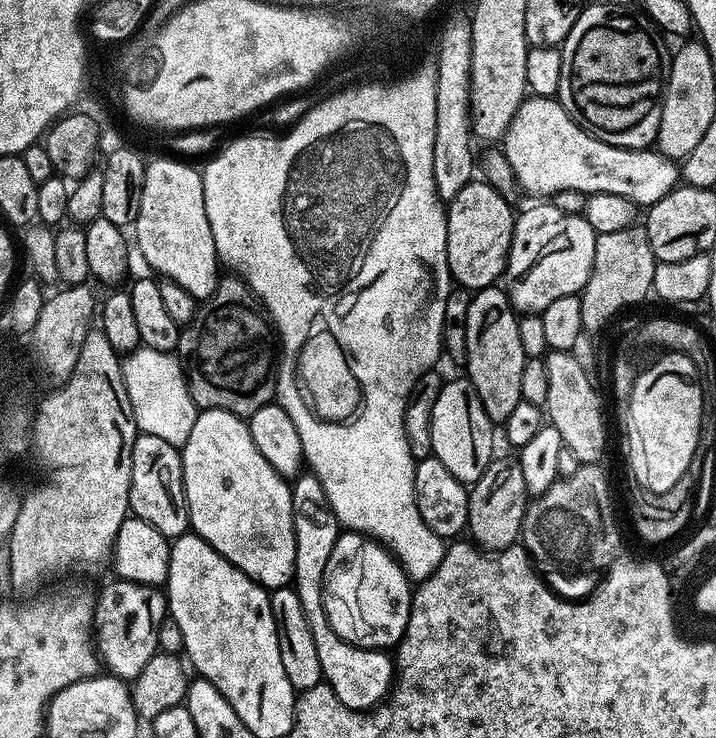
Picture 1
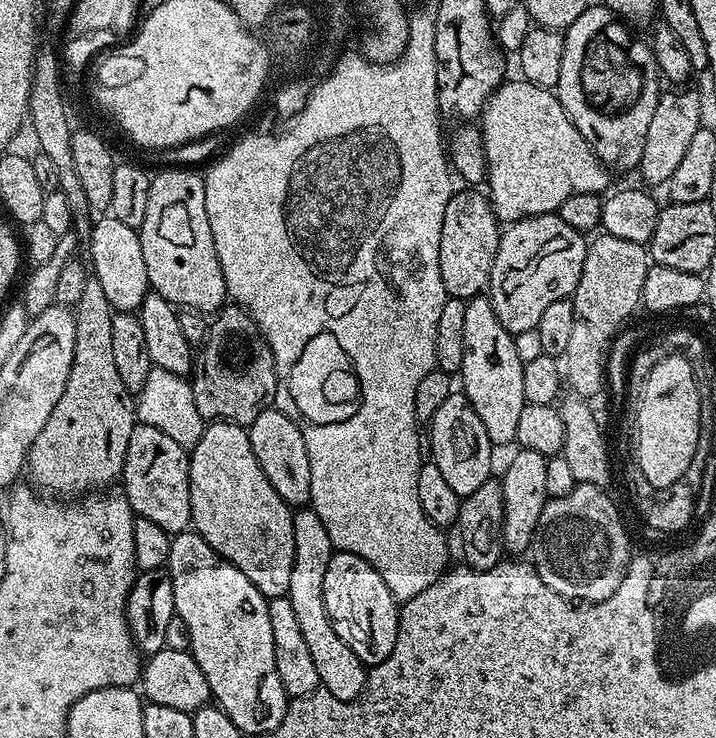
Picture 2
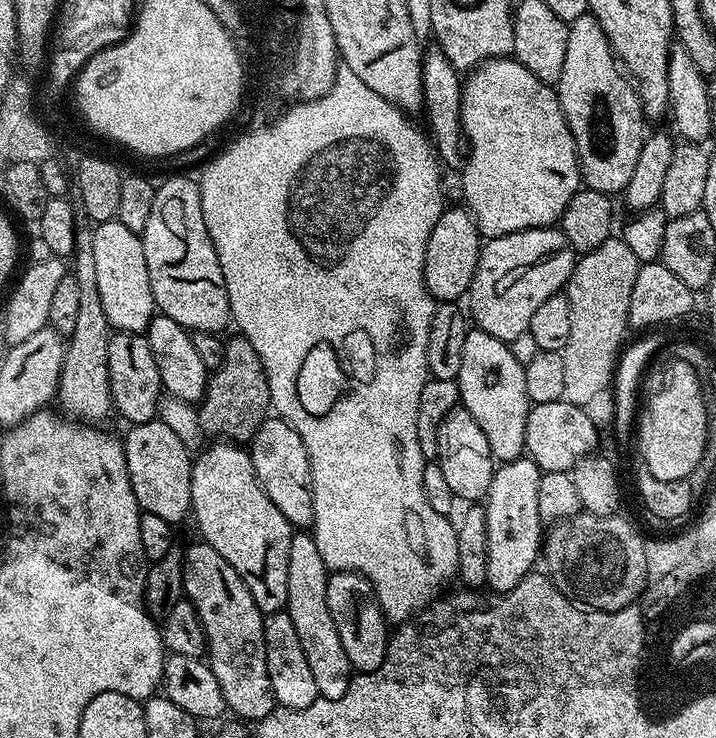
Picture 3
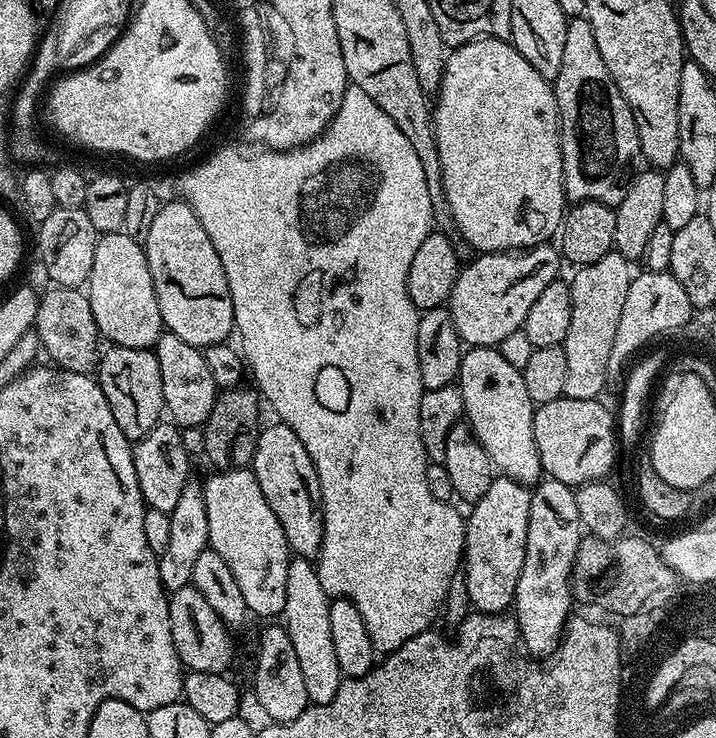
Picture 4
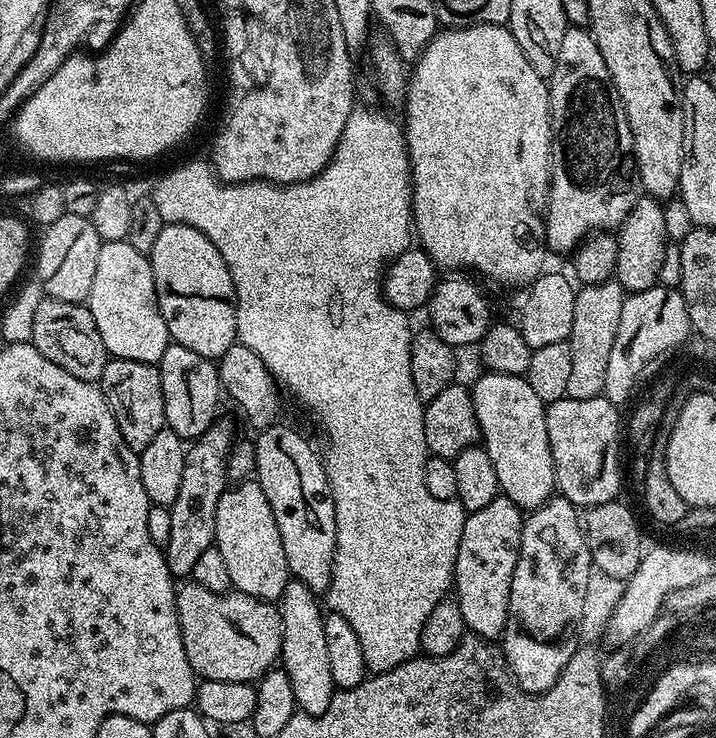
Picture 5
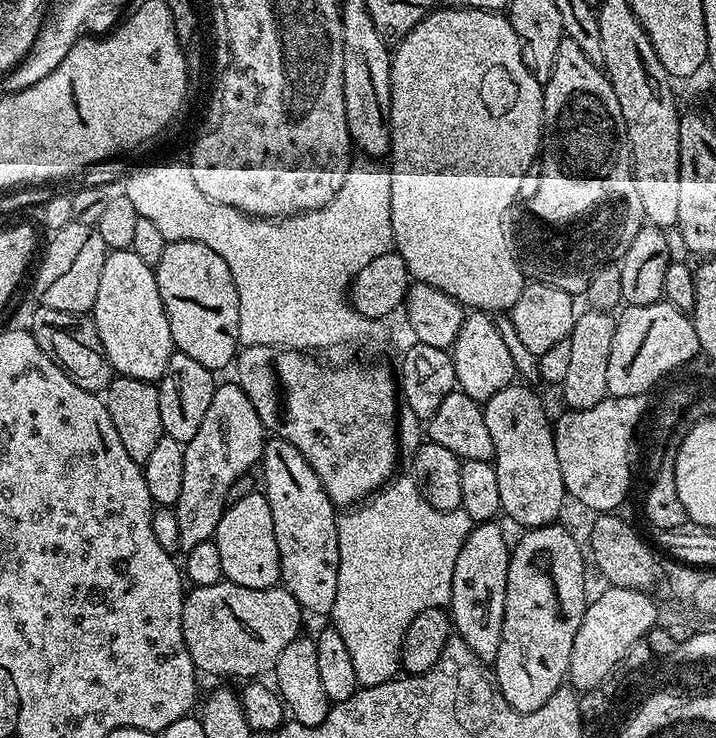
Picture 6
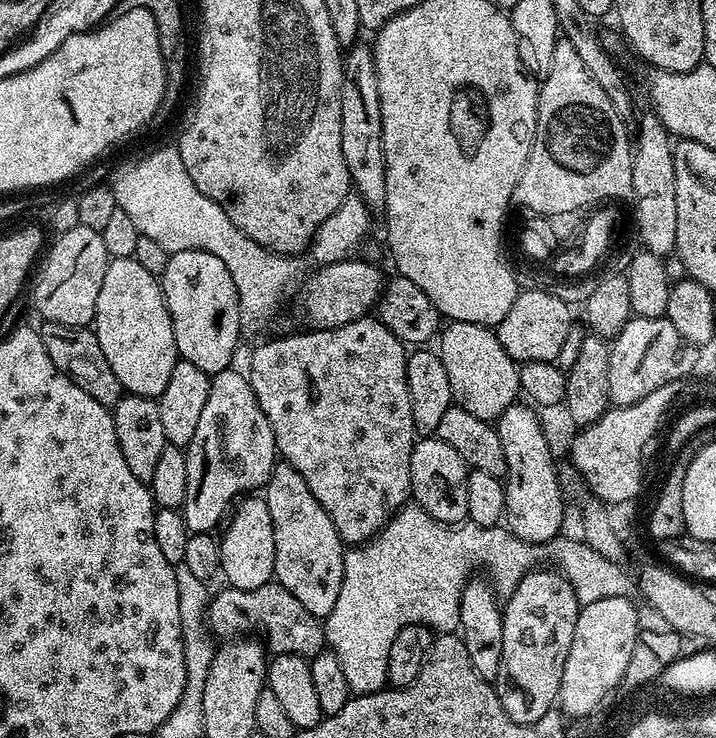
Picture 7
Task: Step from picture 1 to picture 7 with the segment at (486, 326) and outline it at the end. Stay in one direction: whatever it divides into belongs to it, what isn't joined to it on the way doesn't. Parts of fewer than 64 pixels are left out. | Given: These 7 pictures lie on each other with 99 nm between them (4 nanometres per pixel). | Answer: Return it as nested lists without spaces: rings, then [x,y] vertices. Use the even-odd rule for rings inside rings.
[[[523,403],[511,404],[494,424],[506,454],[508,471],[508,475],[503,477],[506,494],[504,520],[508,531],[522,542],[548,544],[561,535],[563,529],[560,527],[564,524],[564,492],[560,489],[560,476],[552,461],[548,436],[536,417],[537,409]]]

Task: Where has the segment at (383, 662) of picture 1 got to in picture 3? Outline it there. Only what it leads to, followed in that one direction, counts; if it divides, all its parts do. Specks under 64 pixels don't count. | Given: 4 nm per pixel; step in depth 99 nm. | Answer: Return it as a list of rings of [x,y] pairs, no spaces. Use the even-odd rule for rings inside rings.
[[[297,531],[290,542],[290,562],[286,570],[286,610],[290,614],[290,622],[294,622],[294,634],[298,634],[298,642],[302,642],[306,662],[314,673],[314,682],[322,700],[342,698],[354,675],[350,658],[346,658],[346,650],[342,650],[342,638],[338,638],[334,618],[330,618],[330,606],[326,606],[329,575],[330,569],[322,562],[322,554],[318,554],[318,542],[314,542],[311,531]]]

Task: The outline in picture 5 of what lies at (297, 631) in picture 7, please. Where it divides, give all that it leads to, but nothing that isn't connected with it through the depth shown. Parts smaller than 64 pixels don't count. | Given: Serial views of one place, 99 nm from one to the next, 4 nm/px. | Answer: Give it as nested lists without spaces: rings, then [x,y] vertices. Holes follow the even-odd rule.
[[[184,582],[176,589],[176,609],[178,626],[182,630],[182,647],[186,649],[186,662],[190,662],[200,680],[252,684],[279,661],[284,623],[280,609],[273,601],[259,600],[235,590],[215,592],[195,582]]]

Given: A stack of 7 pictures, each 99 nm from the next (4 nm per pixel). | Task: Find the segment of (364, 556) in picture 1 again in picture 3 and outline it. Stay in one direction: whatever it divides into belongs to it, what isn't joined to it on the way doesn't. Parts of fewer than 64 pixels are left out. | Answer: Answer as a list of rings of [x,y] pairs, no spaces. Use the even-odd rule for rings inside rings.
[[[332,572],[326,586],[326,606],[330,606],[330,618],[334,618],[334,626],[338,630],[338,638],[342,638],[342,650],[346,650],[350,666],[357,673],[378,670],[388,653],[390,624],[384,618],[371,582],[356,572]]]

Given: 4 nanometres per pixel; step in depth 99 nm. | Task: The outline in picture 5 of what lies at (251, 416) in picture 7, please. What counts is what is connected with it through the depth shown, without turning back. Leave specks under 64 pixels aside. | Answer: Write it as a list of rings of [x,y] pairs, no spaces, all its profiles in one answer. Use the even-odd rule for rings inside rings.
[[[217,418],[185,451],[182,486],[178,486],[178,498],[174,498],[170,506],[170,542],[162,549],[173,578],[191,577],[198,558],[216,543],[218,498],[222,498],[229,483],[228,456],[232,453],[233,443],[231,422]]]

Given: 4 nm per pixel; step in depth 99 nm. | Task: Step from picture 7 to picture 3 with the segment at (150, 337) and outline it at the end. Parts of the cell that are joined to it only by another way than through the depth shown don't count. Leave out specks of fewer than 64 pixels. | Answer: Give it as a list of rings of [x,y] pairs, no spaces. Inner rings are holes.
[[[117,219],[95,225],[92,232],[98,293],[110,328],[118,332],[147,333],[157,307],[146,270],[143,239],[134,230],[126,230]]]

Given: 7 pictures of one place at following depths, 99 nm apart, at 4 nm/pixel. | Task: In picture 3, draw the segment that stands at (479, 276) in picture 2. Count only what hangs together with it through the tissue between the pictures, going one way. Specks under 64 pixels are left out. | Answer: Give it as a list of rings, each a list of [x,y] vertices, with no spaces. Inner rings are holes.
[[[449,207],[443,212],[430,234],[430,242],[426,242],[424,281],[429,294],[437,302],[456,302],[467,297],[474,270],[478,266],[482,247],[480,229],[467,207],[459,207]]]

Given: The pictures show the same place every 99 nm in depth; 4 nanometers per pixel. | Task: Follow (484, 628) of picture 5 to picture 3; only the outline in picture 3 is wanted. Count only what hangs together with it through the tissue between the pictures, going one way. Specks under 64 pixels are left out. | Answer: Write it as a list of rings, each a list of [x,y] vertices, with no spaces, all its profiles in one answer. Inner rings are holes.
[[[521,458],[519,460],[505,460],[492,473],[490,490],[483,507],[486,520],[486,574],[487,587],[493,593],[509,592],[522,578],[533,571],[532,564],[542,552],[542,521],[538,514],[538,482],[541,478],[541,470],[532,460]]]

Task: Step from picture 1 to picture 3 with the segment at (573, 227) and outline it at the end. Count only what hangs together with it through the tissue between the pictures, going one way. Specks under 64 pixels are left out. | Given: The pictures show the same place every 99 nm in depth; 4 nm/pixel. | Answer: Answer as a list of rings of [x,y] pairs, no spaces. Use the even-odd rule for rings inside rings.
[[[556,226],[527,228],[485,239],[466,297],[471,323],[499,340],[511,342],[518,338],[518,334],[527,332],[538,306],[567,285],[577,259],[578,253]]]

